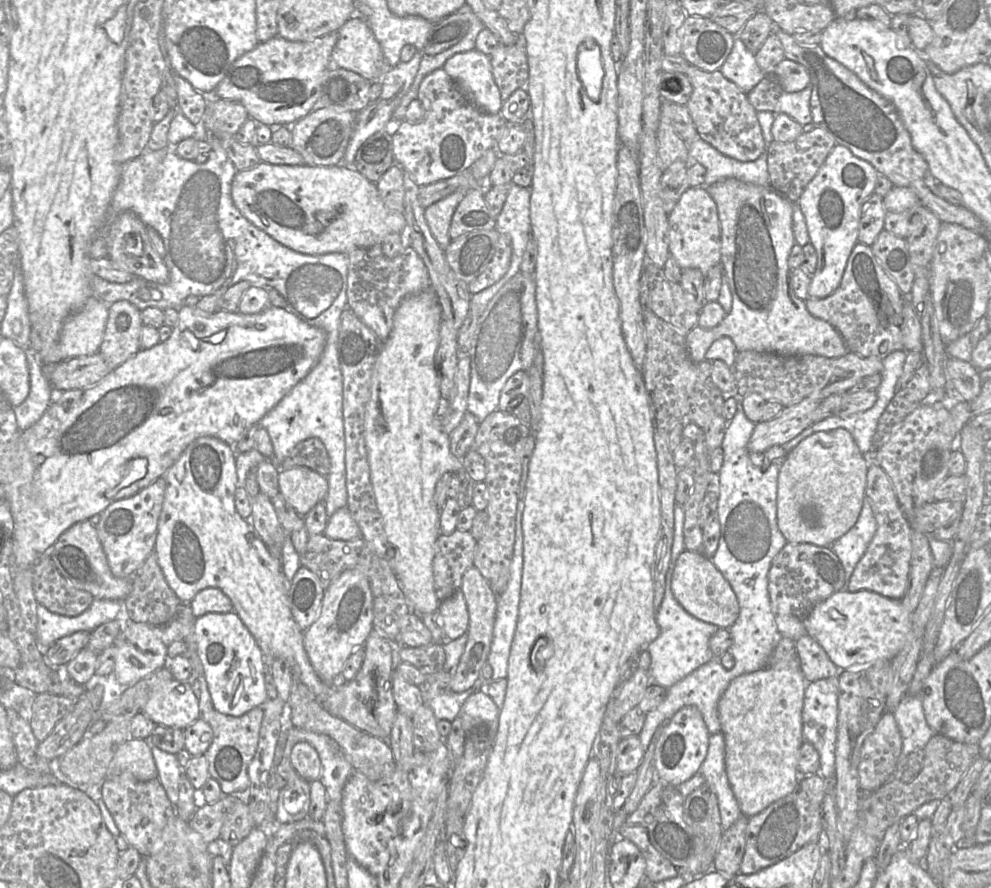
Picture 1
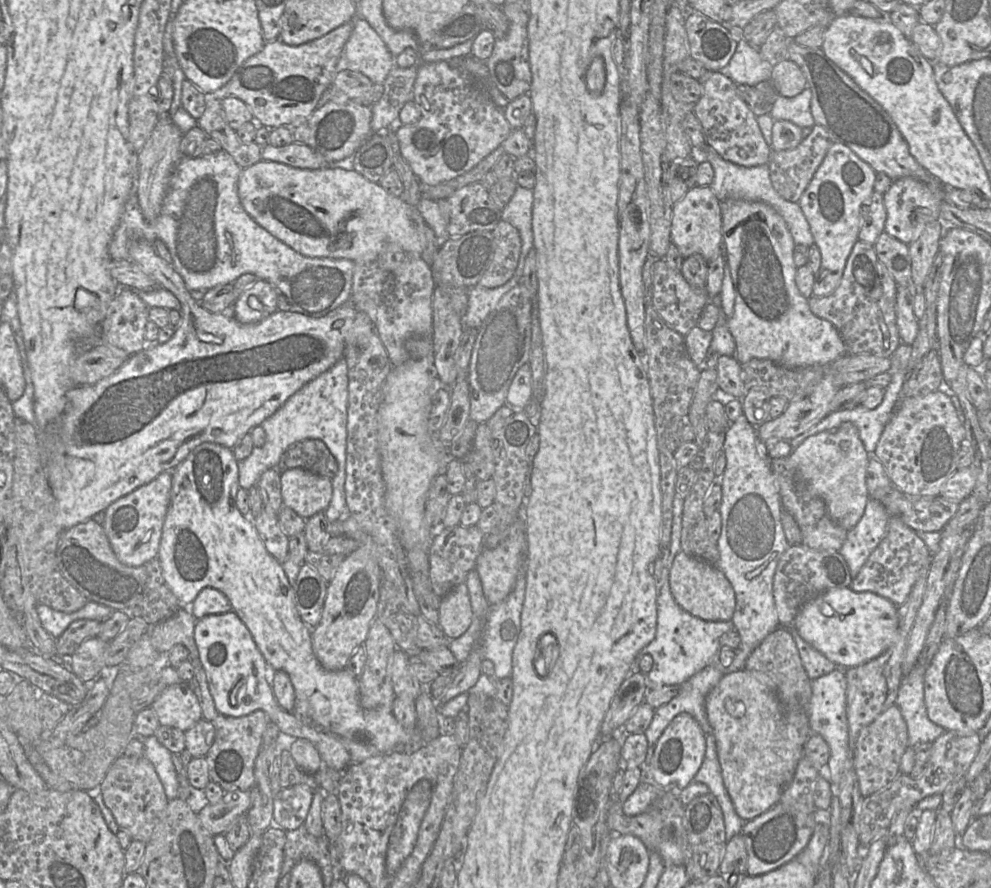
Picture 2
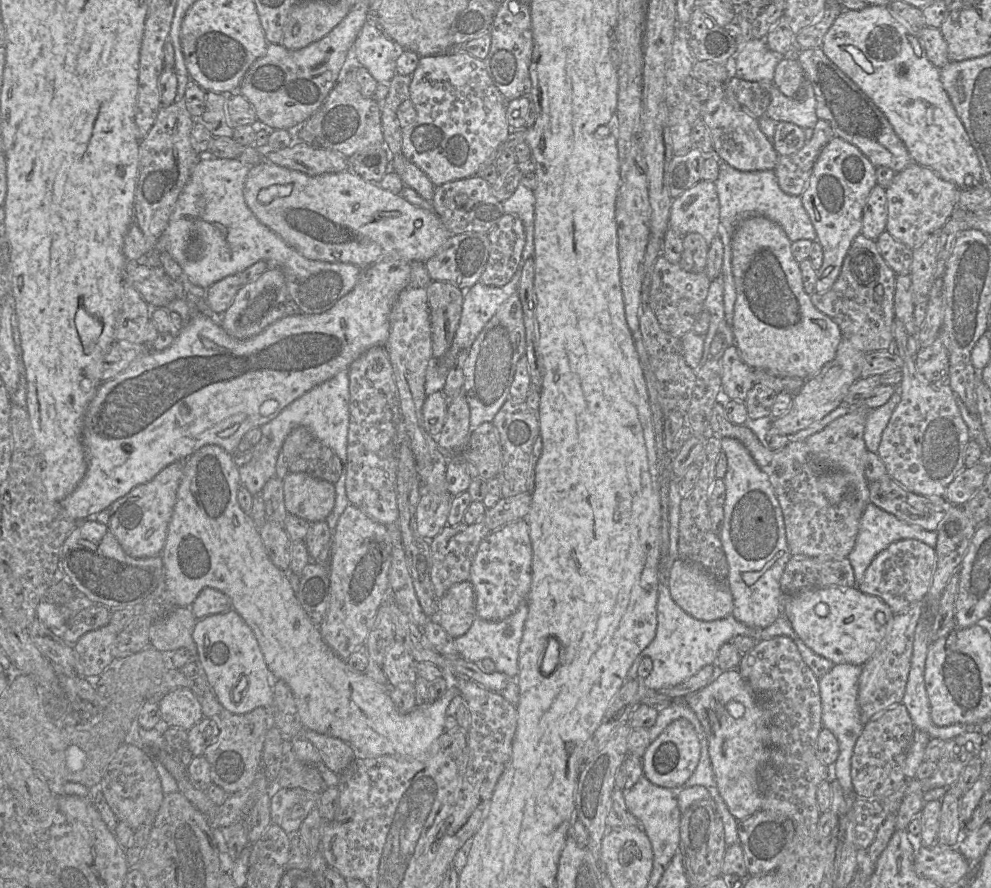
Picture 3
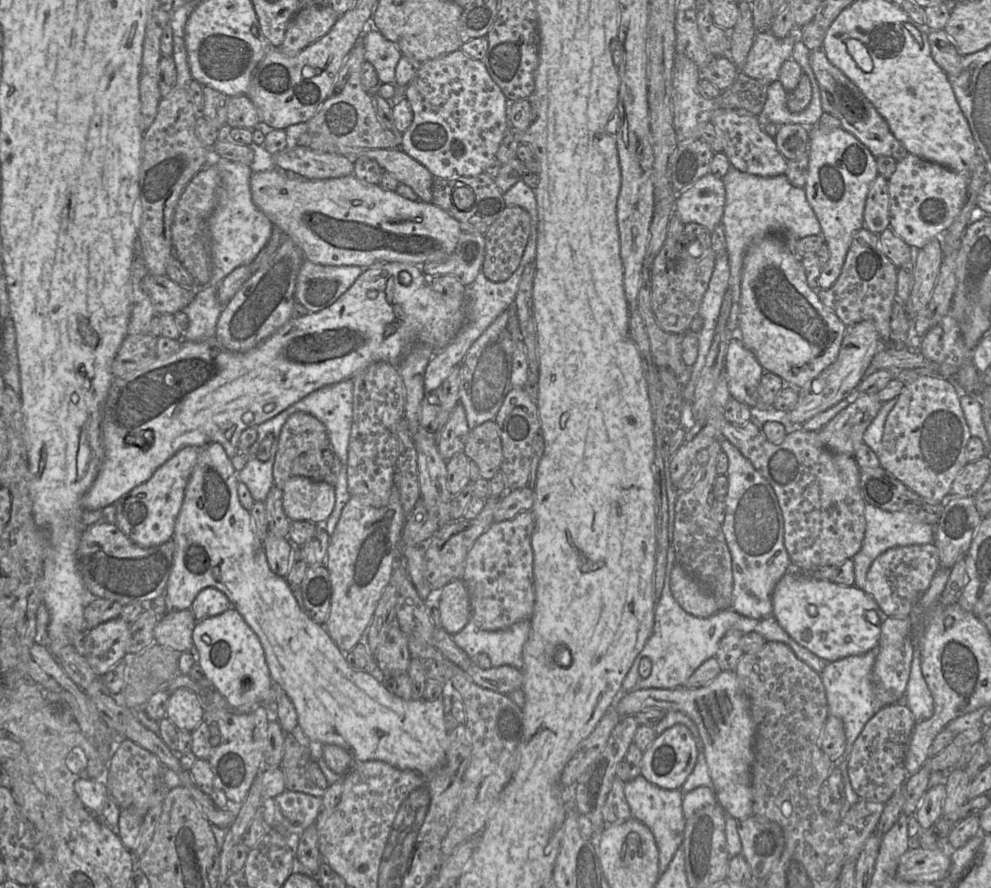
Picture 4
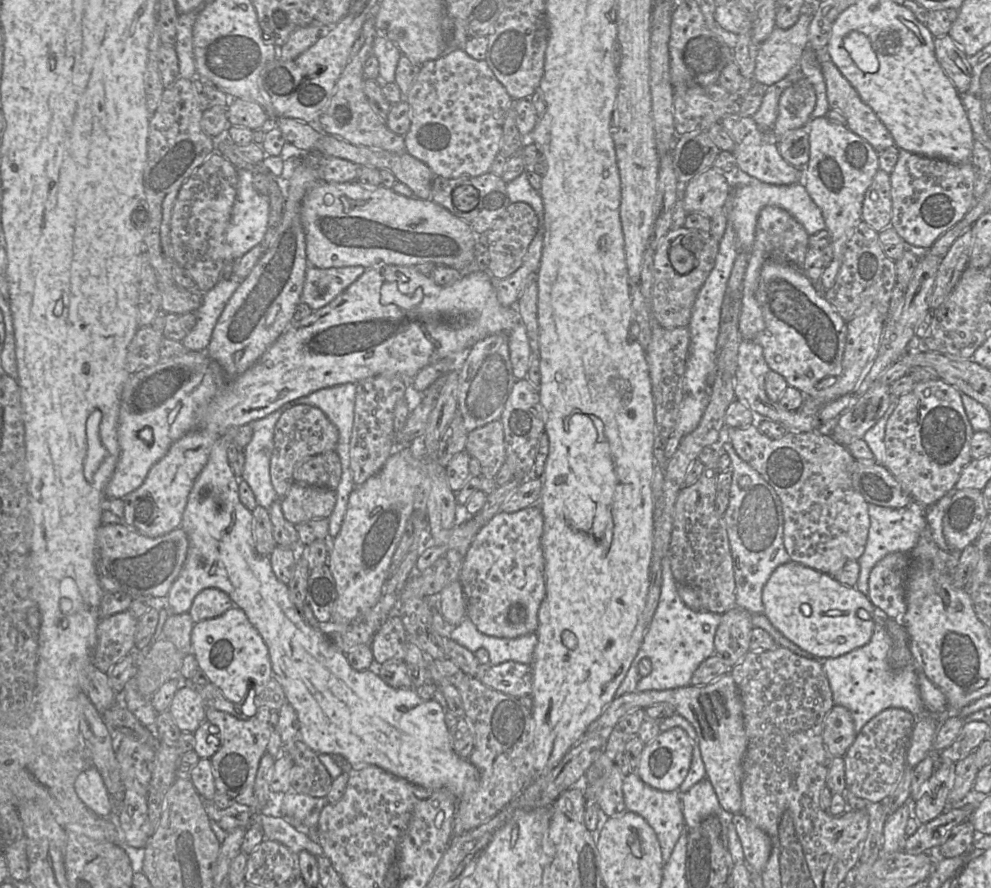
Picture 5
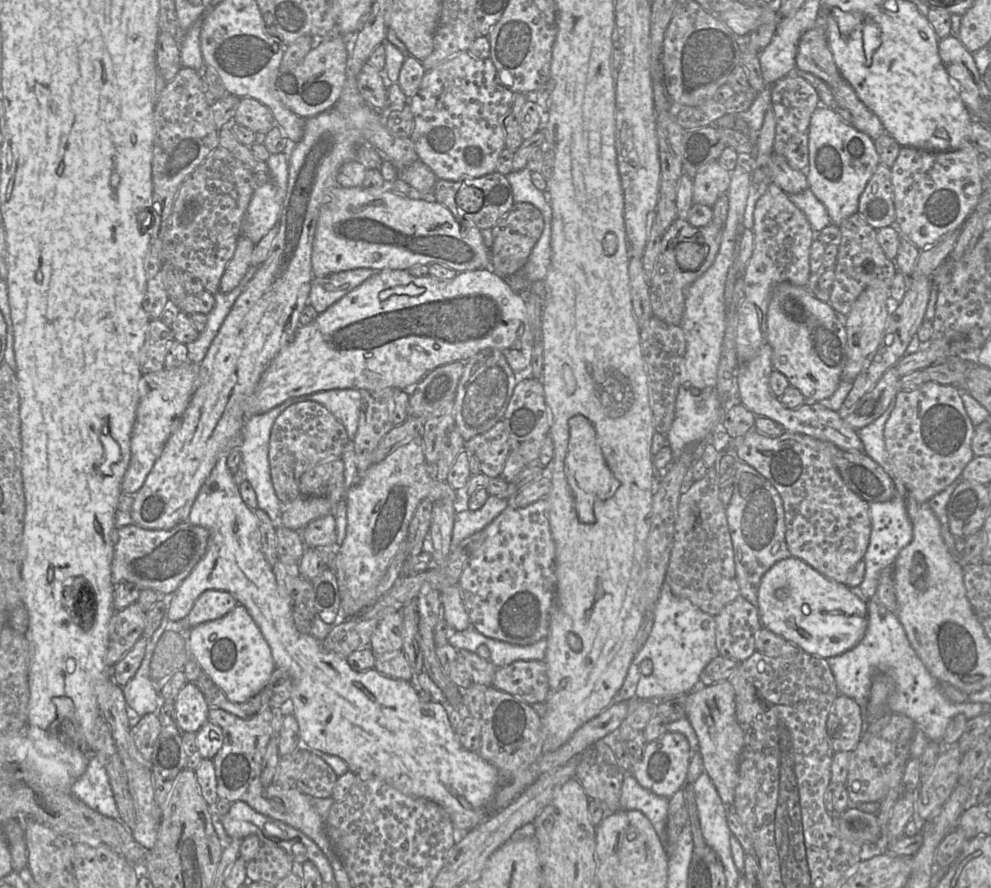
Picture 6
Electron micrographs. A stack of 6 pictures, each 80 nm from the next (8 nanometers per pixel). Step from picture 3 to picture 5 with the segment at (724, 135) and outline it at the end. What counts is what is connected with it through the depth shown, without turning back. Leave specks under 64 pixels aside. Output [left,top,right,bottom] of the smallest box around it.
[720,114,802,185]

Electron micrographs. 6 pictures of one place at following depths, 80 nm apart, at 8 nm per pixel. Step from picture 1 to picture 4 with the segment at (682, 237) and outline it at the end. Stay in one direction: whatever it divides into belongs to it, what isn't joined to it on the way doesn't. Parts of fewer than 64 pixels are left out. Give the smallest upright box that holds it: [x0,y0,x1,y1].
[674,173,726,232]

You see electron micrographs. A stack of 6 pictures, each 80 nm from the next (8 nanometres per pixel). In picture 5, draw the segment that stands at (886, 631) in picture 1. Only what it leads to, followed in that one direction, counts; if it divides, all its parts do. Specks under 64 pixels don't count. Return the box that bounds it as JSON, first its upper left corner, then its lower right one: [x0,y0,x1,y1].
[762,561,875,659]

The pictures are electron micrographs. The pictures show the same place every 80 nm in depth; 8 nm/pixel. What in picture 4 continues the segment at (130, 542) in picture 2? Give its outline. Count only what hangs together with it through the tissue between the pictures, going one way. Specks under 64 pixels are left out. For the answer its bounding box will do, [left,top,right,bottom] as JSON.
[114,446,201,548]

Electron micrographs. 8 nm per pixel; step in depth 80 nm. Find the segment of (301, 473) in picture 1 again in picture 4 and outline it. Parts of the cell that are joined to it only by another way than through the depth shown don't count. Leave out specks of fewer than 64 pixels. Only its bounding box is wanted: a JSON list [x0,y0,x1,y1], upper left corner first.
[283,476,335,524]

